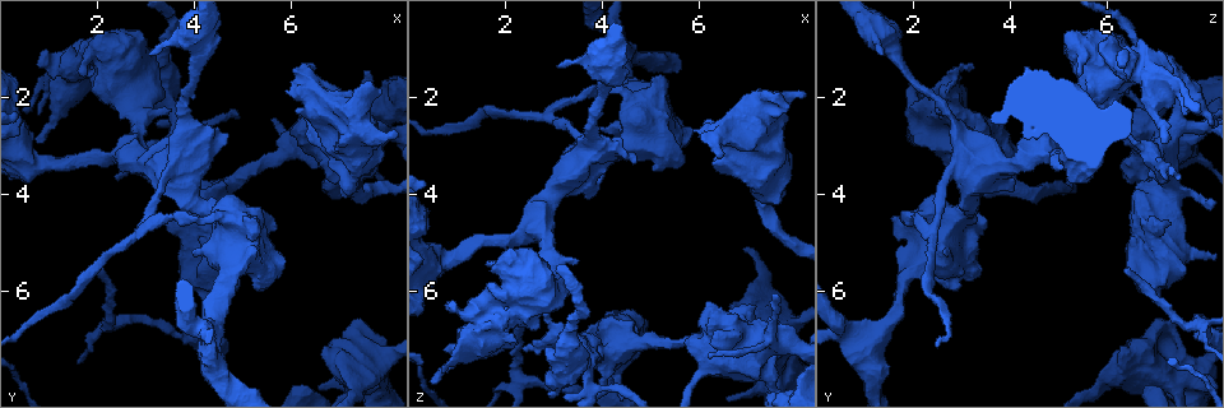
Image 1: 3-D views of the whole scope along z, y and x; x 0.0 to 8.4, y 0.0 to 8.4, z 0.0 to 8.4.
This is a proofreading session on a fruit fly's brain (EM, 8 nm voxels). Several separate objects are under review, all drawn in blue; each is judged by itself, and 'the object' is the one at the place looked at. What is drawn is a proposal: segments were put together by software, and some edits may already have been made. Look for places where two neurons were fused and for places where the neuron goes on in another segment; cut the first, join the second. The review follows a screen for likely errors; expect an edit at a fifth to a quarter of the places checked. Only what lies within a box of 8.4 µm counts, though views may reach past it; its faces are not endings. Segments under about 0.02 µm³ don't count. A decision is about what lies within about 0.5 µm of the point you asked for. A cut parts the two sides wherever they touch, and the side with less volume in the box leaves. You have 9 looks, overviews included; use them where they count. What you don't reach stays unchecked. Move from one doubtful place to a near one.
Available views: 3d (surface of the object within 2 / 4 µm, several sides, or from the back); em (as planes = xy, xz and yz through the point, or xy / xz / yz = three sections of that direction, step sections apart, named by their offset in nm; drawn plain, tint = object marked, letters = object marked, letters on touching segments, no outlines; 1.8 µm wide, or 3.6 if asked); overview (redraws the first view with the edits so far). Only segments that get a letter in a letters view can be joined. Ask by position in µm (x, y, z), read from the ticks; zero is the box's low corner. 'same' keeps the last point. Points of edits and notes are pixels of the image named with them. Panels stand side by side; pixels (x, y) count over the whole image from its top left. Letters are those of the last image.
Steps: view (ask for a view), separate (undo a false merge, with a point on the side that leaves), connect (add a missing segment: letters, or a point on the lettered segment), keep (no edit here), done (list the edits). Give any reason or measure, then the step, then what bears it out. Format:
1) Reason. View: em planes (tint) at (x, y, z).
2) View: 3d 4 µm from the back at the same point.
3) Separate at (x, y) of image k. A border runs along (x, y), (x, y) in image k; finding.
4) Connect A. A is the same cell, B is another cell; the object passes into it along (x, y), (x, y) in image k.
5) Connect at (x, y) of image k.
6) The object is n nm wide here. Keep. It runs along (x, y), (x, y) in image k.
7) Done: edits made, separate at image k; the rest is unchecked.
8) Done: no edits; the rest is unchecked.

Sudden change in width. View: 3d 4 µm at (4.45, 4.50, 1.90).

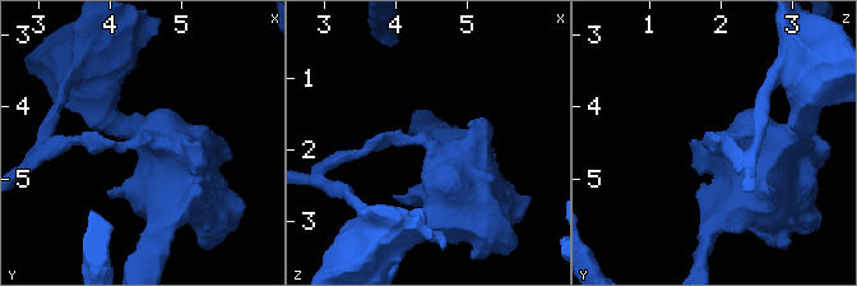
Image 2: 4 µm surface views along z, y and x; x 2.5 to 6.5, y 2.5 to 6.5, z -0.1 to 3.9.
View: em xz step 16 (letters) at (4.40, 4.45, 1.85).

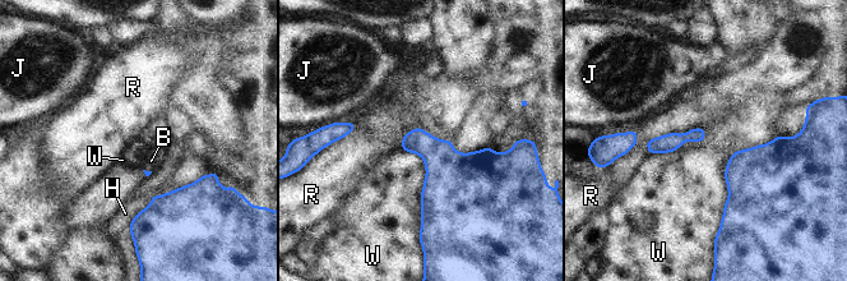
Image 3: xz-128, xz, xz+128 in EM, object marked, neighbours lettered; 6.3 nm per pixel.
Keep. B, H, J, R and W are other cells; continuous, no second neuron.

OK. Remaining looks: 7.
Thin end. View: 3d 4 µm at (2.00, 5.50, 6.30).

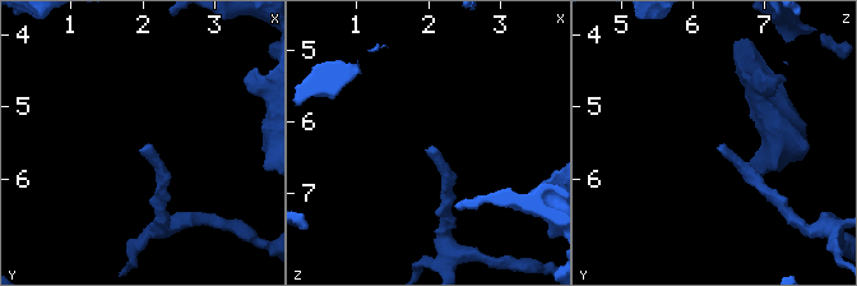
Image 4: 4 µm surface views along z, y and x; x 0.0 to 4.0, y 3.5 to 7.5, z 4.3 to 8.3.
Shape alone is not enough. View: em yz step 8 (tint) at (2.05, 5.55, 6.35).

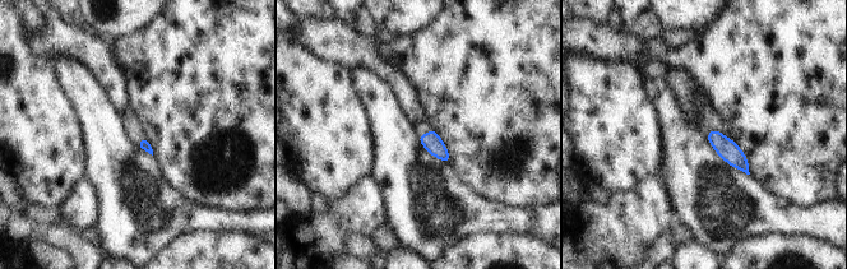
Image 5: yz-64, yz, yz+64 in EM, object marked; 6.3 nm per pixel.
View: em planes (letters) at the same point.

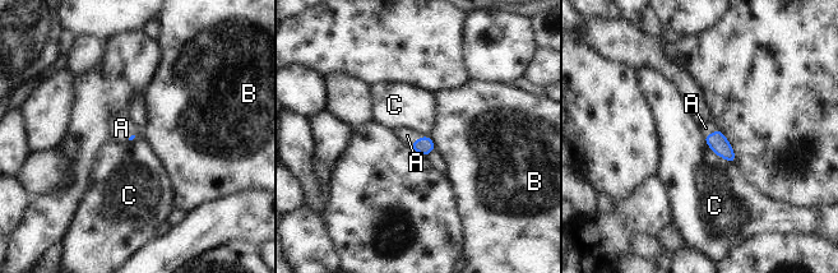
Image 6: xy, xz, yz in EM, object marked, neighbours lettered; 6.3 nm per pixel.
Connect A. A is the same cell, B and C are other cells; the object passes into it along (424, 146), (418, 139), (407, 135) in image 6; it goes on there.

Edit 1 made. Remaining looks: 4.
View: overview.

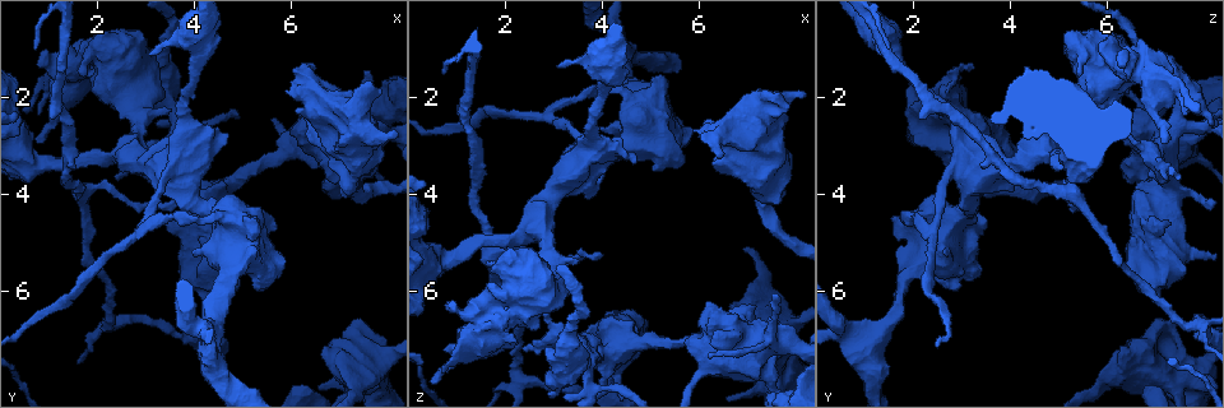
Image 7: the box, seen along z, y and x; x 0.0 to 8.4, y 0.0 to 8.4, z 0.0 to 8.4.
Stops while still wide. View: 3d 4 µm at (2.40, 3.65, 7.20).

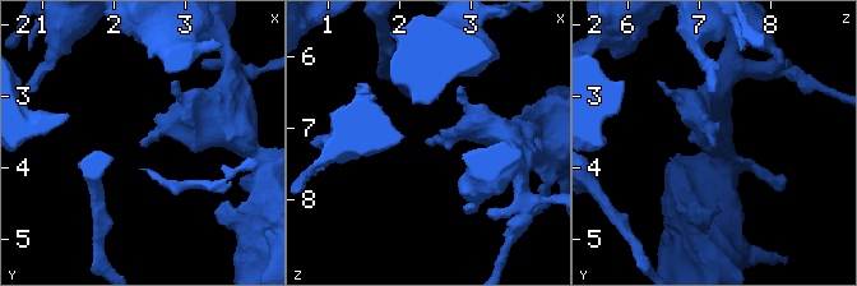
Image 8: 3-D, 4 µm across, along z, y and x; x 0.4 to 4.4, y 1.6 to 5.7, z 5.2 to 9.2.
Need the tissue. View: em 3.6 µm planes (letters) at (2.35, 3.70, 7.20).

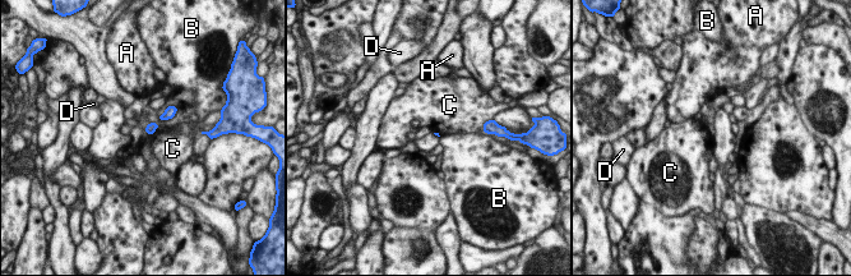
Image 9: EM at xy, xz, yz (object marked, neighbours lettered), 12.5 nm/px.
Keep. A, B, C and D are other cells; a border runs along (156, 130), (147, 134) in image 9; no lettered segment goes on from it.

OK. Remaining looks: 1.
Done: edits made, connect at image 6; the rest is unchecked.

